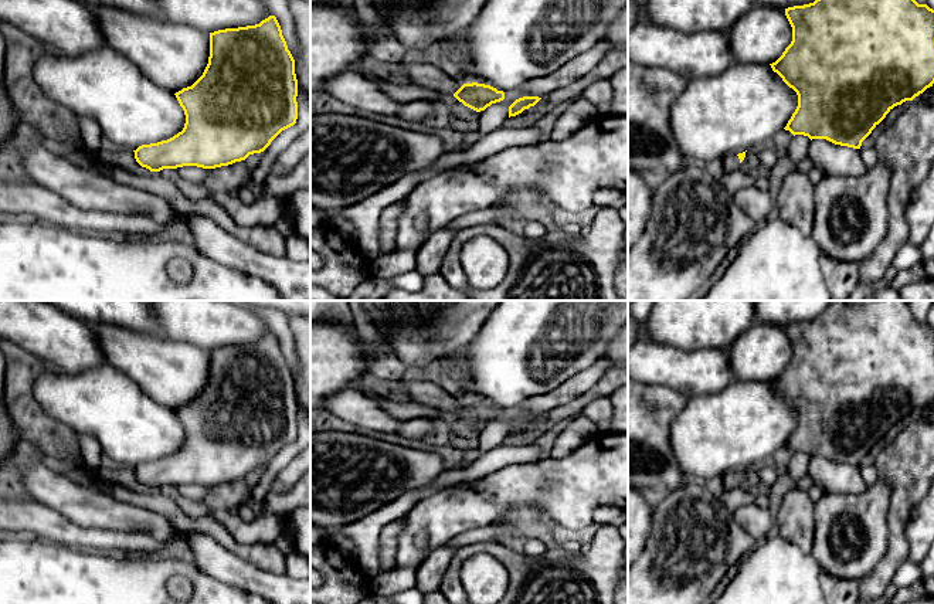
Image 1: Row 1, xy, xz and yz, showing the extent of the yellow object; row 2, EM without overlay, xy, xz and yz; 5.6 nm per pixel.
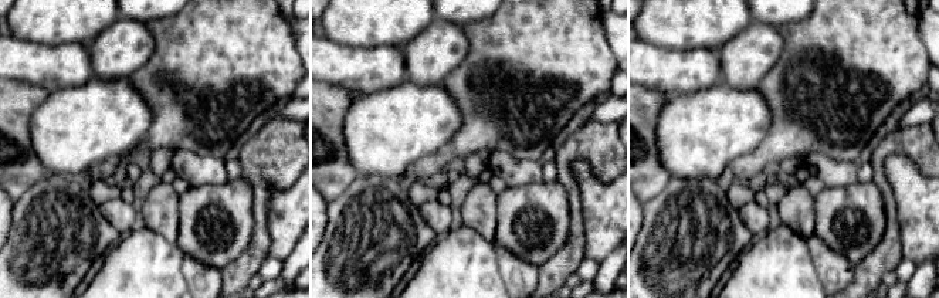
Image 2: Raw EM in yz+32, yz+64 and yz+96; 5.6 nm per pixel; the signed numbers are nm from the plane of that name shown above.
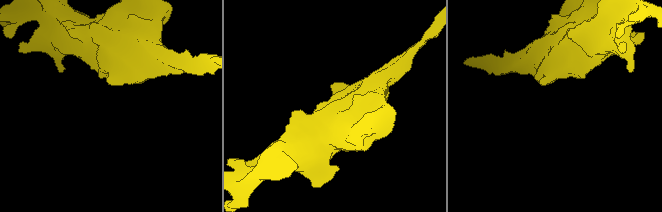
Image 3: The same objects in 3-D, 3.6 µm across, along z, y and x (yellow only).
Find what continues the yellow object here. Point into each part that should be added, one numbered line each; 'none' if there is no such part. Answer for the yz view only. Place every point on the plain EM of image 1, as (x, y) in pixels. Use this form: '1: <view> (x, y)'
1: yz (730, 479)

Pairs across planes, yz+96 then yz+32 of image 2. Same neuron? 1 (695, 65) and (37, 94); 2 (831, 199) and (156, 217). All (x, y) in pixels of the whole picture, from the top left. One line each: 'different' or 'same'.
1: different
2: different

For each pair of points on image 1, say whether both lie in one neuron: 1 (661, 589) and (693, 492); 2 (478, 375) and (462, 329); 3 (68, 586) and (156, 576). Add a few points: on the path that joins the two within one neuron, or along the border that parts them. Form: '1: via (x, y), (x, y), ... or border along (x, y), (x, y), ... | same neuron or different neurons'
1: via (681, 565), (692, 545), (692, 516) | same neuron
2: border along (488, 316), (479, 332), (465, 345) | different neurons
3: via (89, 586), (135, 586) | same neuron

